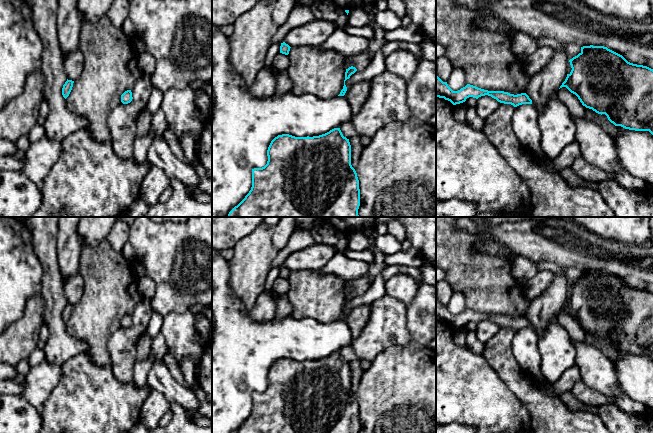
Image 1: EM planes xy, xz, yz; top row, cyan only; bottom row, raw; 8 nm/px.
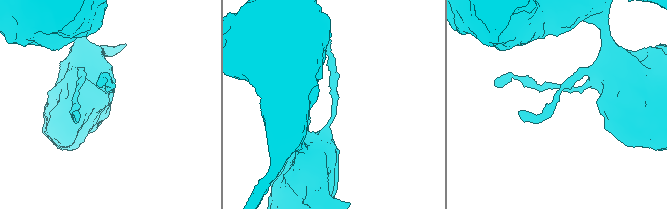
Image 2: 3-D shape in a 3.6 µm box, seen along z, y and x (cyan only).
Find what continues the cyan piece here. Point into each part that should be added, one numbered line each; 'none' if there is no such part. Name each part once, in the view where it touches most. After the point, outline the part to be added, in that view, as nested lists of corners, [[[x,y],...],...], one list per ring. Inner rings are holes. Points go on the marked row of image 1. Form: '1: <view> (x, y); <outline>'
none

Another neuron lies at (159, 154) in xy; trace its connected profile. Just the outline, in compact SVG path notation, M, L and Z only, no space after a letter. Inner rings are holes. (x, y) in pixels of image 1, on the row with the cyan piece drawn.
M163 138L153 141L148 149L147 160L164 171L169 178L180 181L184 187L192 188L193 198L198 202L212 202L212 194L203 192L198 187L200 179L195 169L176 158Z

